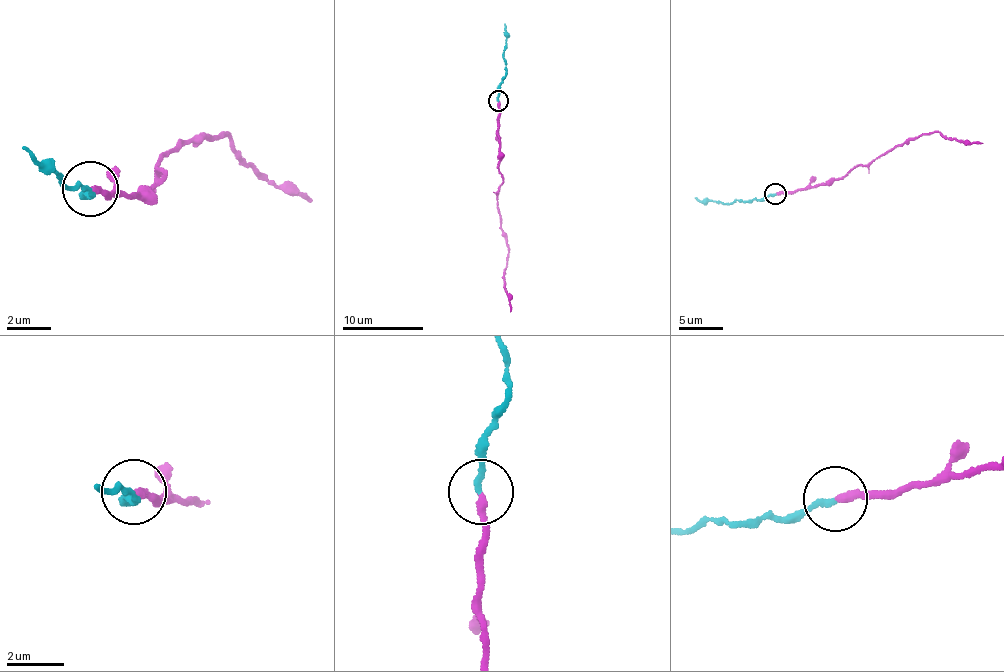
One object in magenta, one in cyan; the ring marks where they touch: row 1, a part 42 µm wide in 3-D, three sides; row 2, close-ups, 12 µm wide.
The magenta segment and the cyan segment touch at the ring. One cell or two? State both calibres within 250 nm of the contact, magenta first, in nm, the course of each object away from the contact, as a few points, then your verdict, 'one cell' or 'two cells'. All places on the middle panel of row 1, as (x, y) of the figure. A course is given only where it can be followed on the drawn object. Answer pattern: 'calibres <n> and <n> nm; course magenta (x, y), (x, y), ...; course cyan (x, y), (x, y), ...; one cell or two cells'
calibres 260 and 200 nm; course magenta (497, 101), (498, 161), (503, 180), (497, 198), (499, 222), (507, 245), (504, 284), (510, 312); course cyan (497, 101), (500, 82), (506, 73), (504, 23); two cells

